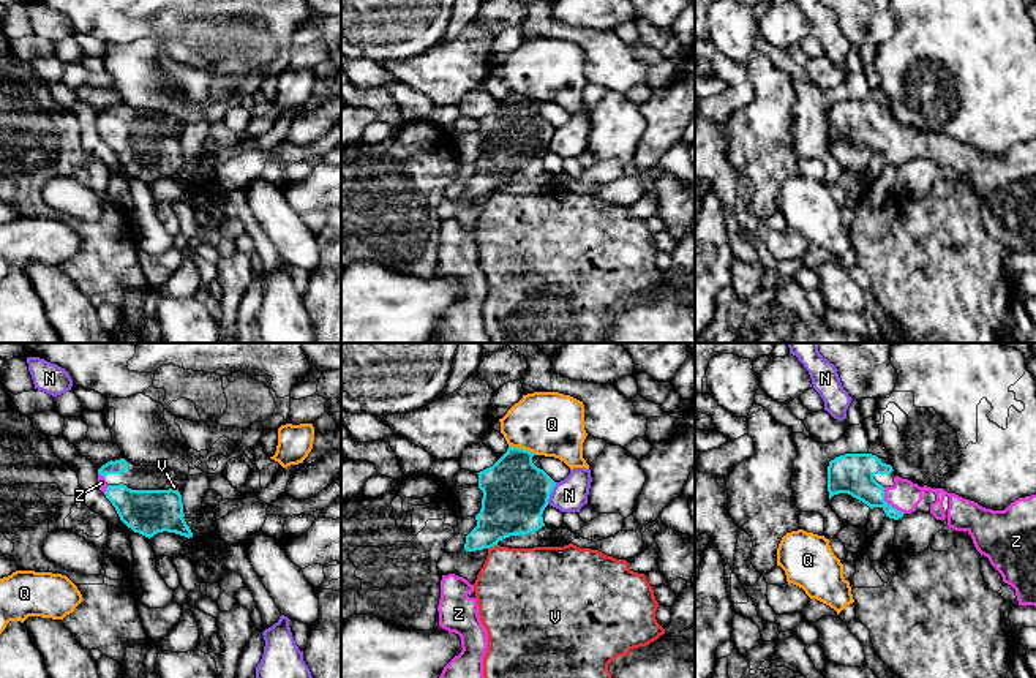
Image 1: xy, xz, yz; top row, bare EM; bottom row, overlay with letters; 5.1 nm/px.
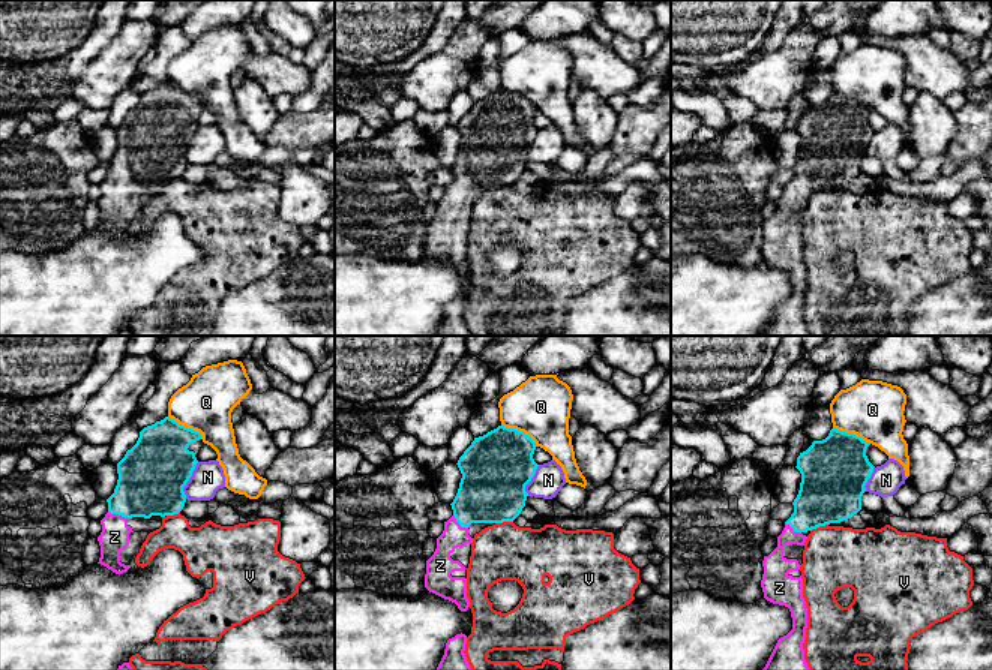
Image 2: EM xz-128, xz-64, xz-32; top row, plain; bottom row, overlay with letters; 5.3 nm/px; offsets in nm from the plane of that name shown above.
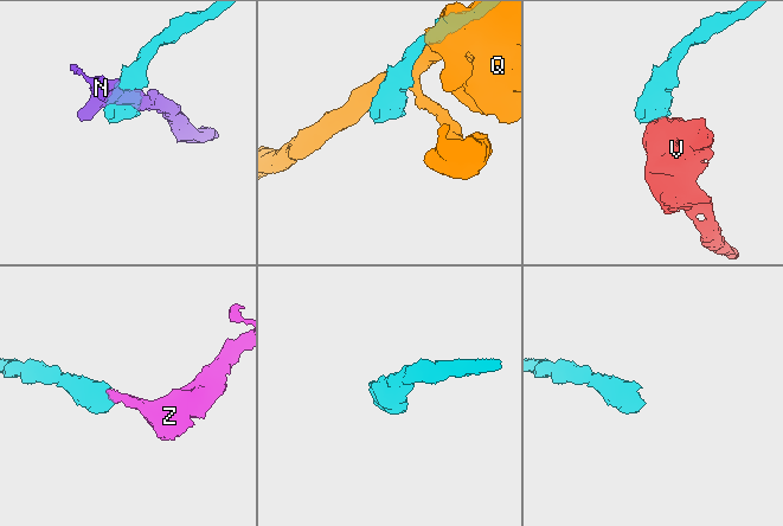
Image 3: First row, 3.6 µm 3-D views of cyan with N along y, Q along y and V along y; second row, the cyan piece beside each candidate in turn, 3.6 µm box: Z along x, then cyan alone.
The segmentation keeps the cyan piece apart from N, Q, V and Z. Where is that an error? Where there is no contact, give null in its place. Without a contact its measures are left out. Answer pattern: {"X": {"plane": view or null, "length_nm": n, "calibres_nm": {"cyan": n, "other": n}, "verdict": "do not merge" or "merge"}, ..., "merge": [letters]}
{"N": {"plane": "xz", "length_nm": 120, "calibres_nm": {"cyan": 340, "other": 170}, "verdict": "do not merge"}, "Q": {"plane": "xz", "length_nm": 160, "calibres_nm": {"cyan": 340, "other": 320}, "verdict": "do not merge"}, "V": {"plane": "xz", "length_nm": 50, "calibres_nm": {"cyan": 320, "other": 400}, "verdict": "do not merge"}, "Z": {"plane": "yz", "length_nm": 170, "calibres_nm": {"cyan": 200, "other": 150}, "verdict": "merge"}, "merge": ["Z"]}

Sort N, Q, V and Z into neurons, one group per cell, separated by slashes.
N / Q / V / Z

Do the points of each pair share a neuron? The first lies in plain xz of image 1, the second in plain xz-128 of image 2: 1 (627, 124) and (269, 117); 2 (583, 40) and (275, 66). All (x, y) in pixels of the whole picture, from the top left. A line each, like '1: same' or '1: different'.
1: same
2: same

